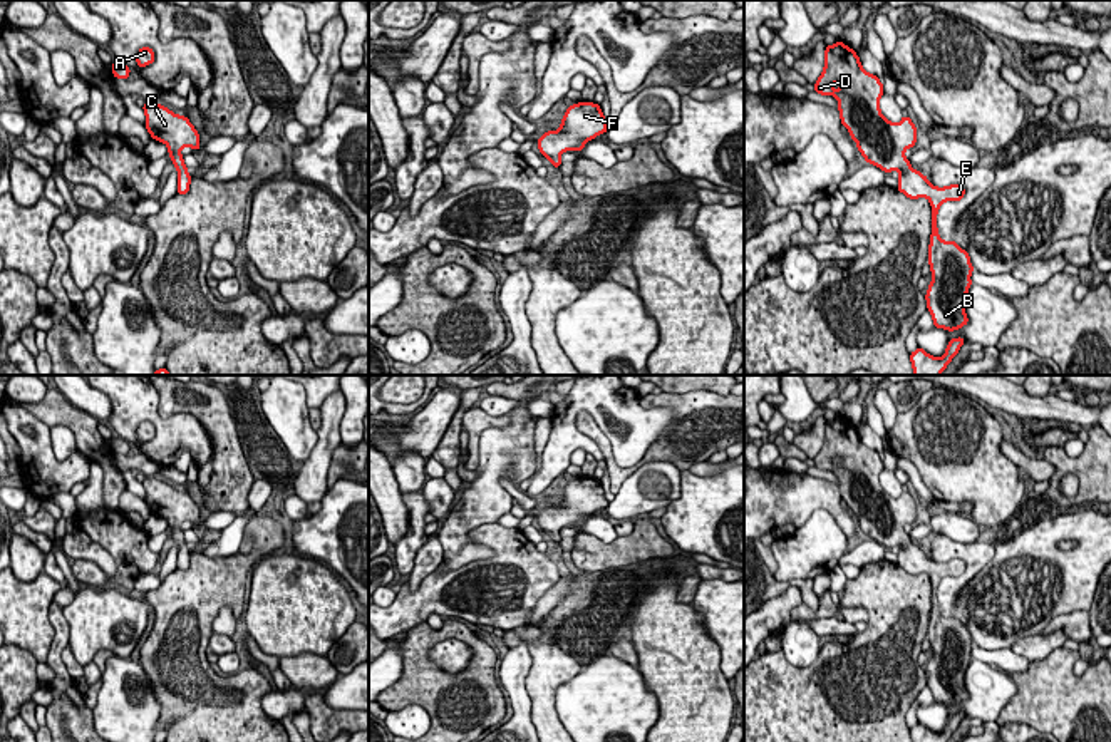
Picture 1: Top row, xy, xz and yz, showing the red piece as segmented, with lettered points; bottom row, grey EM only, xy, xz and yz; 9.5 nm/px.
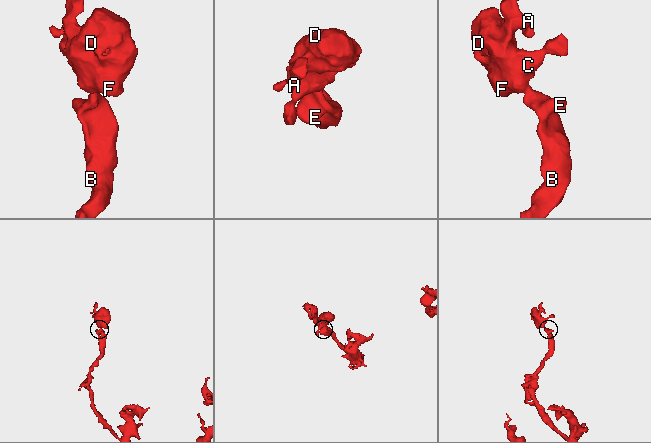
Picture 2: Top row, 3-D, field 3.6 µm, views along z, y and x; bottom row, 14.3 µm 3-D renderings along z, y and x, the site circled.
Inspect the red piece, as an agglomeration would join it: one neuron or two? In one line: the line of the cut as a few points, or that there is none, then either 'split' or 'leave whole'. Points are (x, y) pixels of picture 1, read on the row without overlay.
no cut; leave whole

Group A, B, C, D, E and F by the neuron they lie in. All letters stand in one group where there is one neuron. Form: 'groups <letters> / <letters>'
groups A B C D E F

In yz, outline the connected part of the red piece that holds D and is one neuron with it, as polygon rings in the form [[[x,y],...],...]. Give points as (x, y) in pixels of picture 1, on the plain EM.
[[[841,415],[826,420],[824,444],[814,457],[814,467],[836,472],[841,499],[868,539],[885,548],[898,546],[900,568],[910,575],[930,576],[933,591],[927,636],[933,655],[925,670],[927,685],[935,703],[948,707],[962,703],[969,698],[964,677],[972,660],[974,642],[969,628],[953,615],[940,613],[937,590],[945,576],[959,578],[965,571],[965,563],[962,559],[937,563],[928,551],[912,543],[905,524],[915,523],[915,499],[908,491],[895,499],[881,489],[883,459],[861,442],[856,427]]]

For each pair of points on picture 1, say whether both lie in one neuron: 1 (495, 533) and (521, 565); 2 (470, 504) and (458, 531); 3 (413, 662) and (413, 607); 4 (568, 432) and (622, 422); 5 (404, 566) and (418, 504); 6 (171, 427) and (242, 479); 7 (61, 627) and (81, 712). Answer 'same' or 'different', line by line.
1: same
2: same
3: different
4: same
5: same
6: different
7: same

